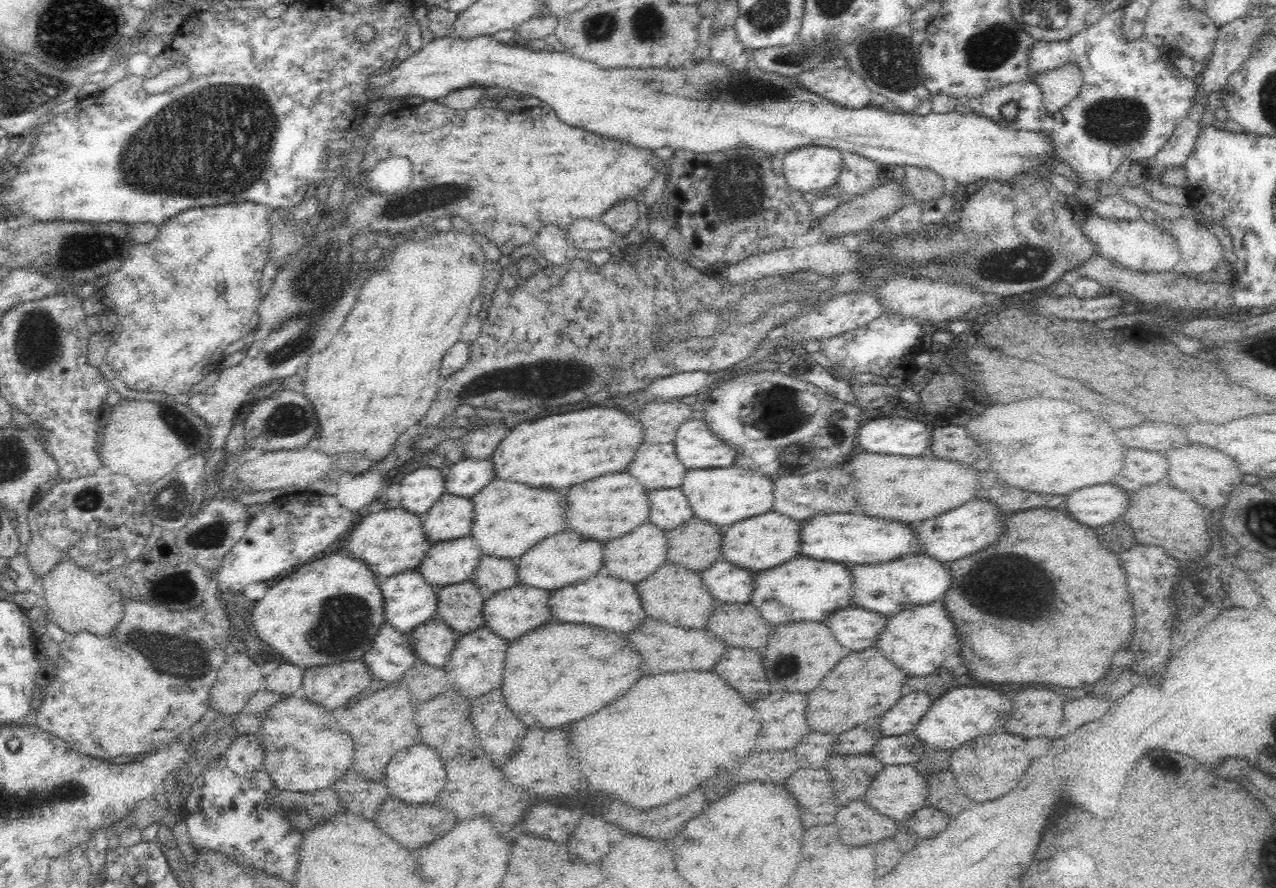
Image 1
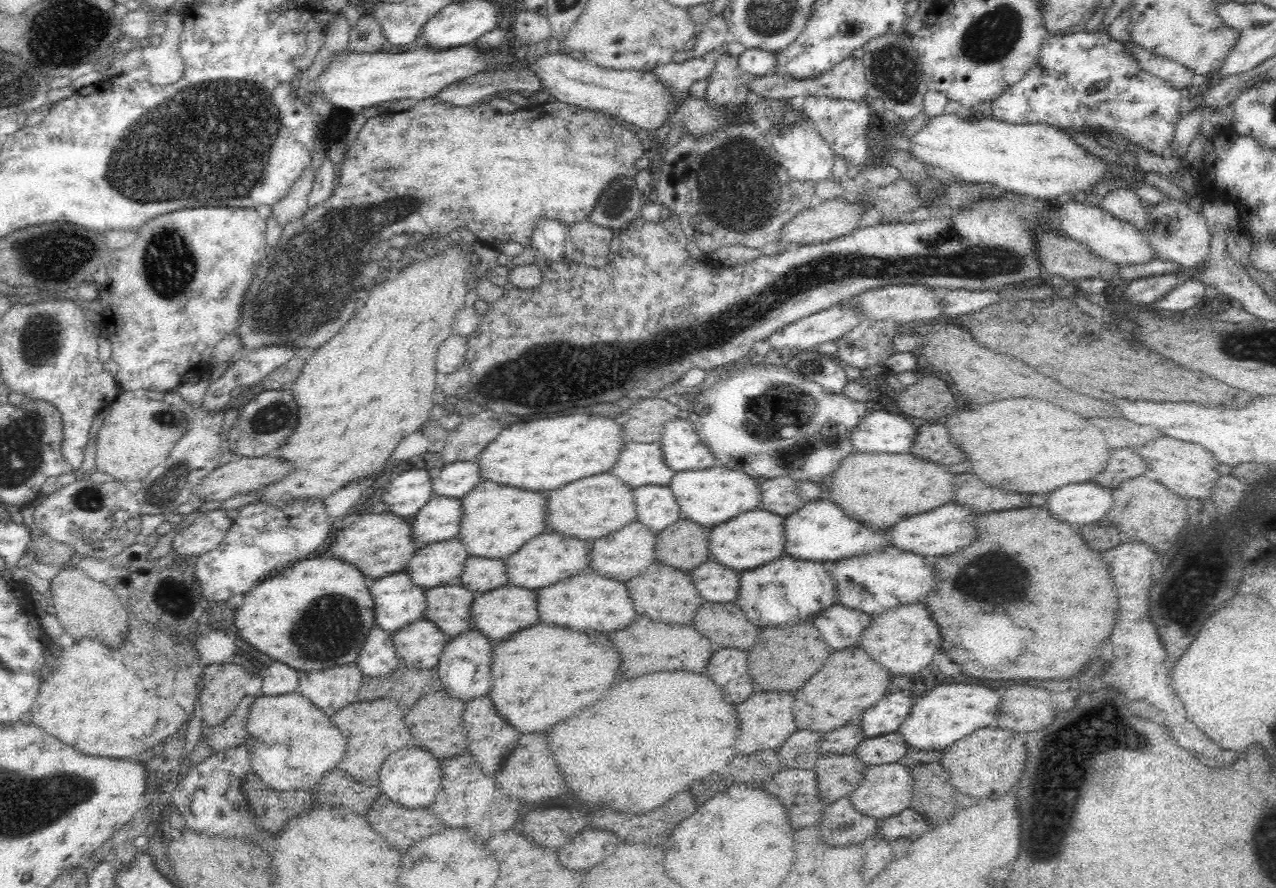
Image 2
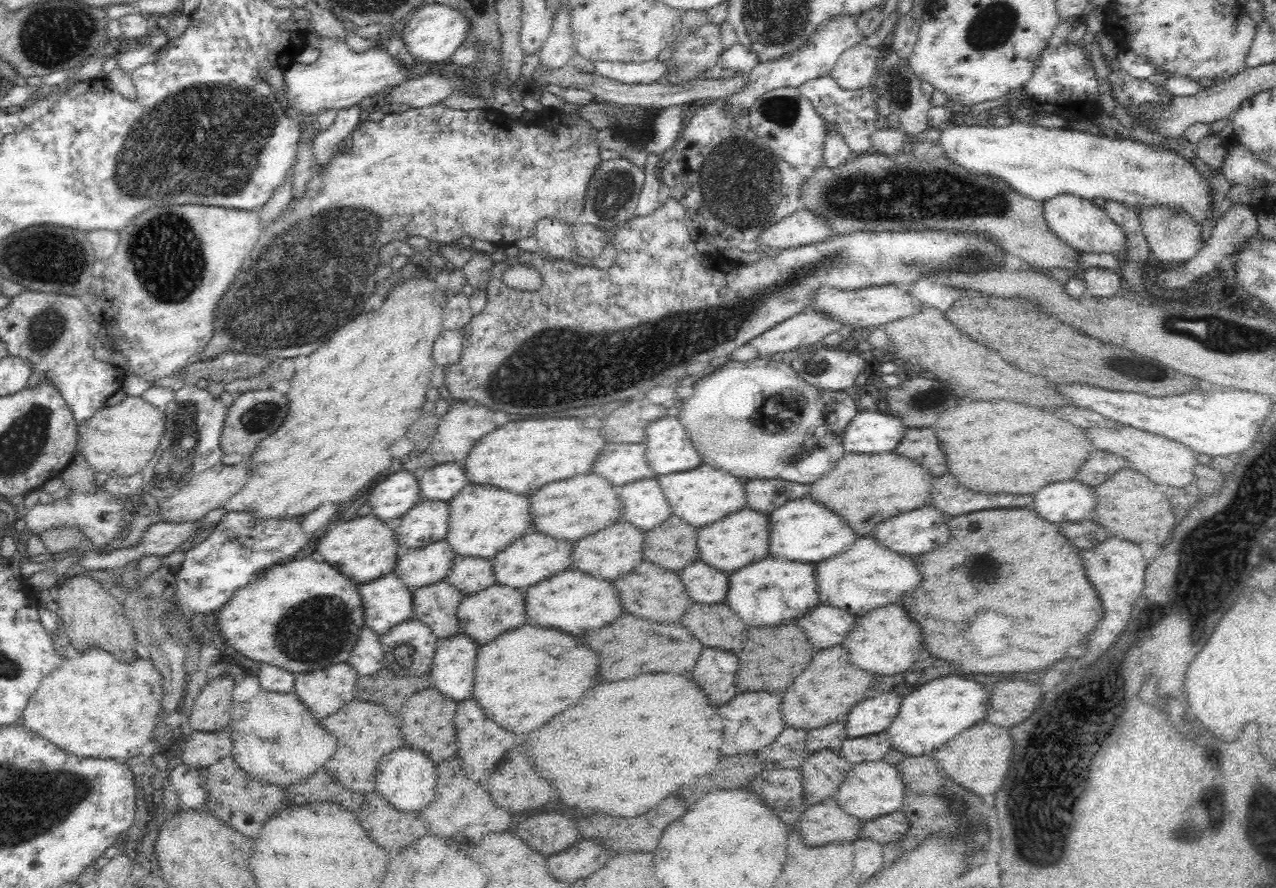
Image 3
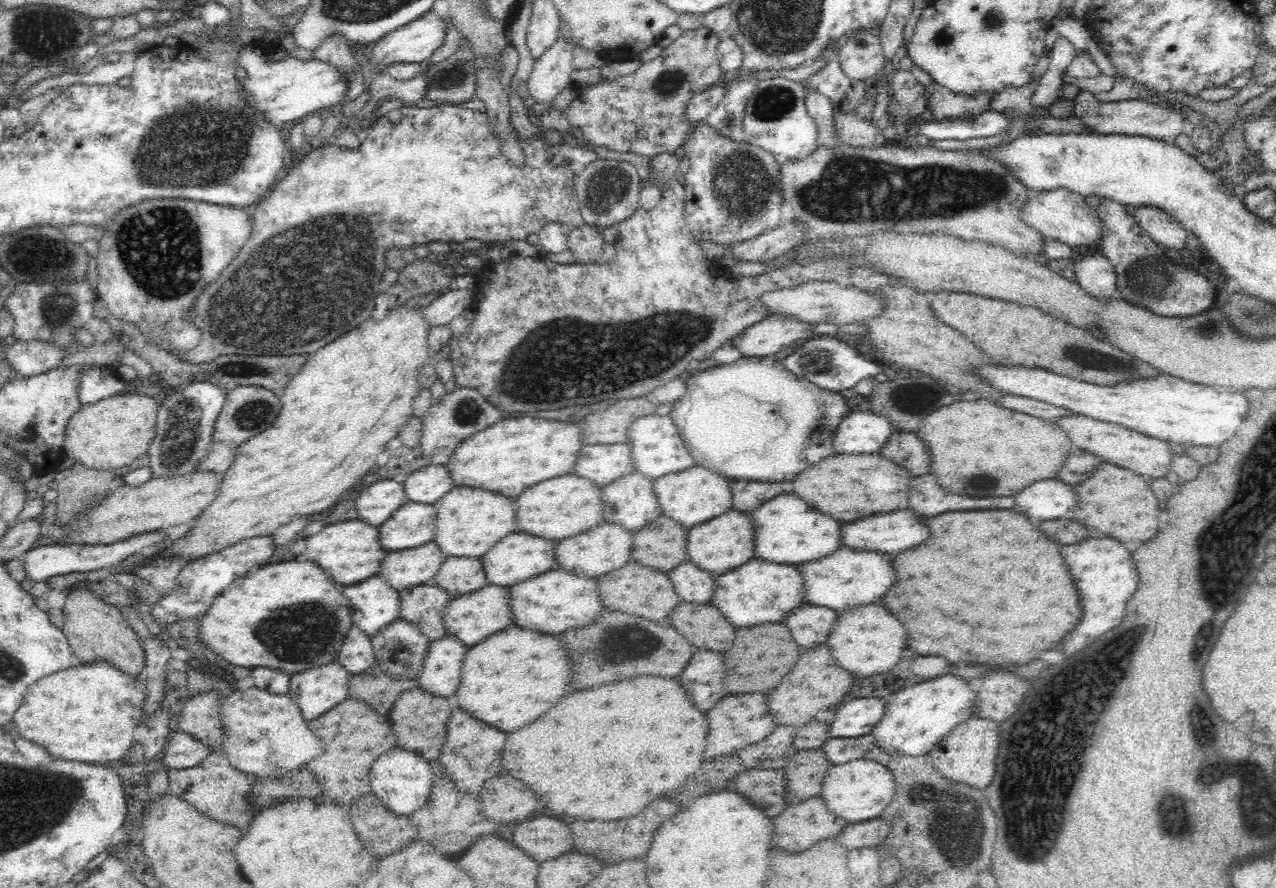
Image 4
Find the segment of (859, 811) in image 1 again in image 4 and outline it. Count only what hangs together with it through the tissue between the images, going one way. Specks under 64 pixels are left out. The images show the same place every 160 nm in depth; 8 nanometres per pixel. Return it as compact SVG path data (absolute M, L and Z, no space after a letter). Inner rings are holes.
M816 795L808 801L790 804L784 812L781 812L774 820L774 846L784 850L806 850L817 842L836 838L851 823L840 816L832 814L821 795Z

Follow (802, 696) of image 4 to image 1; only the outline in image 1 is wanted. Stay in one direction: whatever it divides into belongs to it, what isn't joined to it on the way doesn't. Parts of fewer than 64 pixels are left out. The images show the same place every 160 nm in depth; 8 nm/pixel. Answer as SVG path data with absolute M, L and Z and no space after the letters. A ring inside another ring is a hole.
M876 648L850 654L842 658L840 664L822 680L822 684L810 692L806 722L810 728L818 728L818 732L842 734L868 718L880 718L892 704L900 700L904 684L906 672L890 664L890 660L878 654Z

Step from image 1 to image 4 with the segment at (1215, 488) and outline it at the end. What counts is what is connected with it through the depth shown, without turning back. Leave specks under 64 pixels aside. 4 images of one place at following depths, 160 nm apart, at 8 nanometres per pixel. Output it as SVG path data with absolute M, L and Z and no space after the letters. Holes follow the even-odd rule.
M1085 416L1062 418L1056 422L1064 428L1066 435L1074 446L1099 456L1110 465L1122 466L1136 474L1148 474L1152 478L1162 478L1172 470L1173 458L1176 456L1171 446L1163 440L1152 438L1129 430L1119 424L1102 422Z

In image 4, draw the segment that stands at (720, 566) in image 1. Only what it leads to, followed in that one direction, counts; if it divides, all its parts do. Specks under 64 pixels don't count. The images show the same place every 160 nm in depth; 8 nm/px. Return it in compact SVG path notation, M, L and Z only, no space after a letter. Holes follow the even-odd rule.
M688 562L688 564L680 564L668 574L670 574L670 582L674 584L678 596L684 598L686 602L706 604L712 600L716 584L710 572Z

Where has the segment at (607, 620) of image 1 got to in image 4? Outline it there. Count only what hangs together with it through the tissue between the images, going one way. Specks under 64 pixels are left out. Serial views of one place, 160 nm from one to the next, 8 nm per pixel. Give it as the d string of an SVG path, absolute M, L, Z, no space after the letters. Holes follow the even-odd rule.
M564 570L544 572L538 578L530 578L508 589L510 608L516 618L516 624L528 630L560 634L560 632L566 632L570 626L574 628L574 626L592 624L602 612L602 604L600 604L600 596L594 580L572 576Z

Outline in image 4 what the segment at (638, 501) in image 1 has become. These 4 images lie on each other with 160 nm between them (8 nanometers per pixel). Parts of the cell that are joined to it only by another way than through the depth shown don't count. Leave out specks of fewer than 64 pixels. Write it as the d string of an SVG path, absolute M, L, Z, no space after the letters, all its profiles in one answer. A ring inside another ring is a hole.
M573 473L544 480L528 488L516 498L516 510L520 530L544 539L566 540L605 522L605 500L601 486Z

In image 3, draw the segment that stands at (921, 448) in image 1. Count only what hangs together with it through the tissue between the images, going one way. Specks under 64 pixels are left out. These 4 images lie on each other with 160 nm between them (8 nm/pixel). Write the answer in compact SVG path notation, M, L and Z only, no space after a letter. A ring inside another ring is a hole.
M865 410L846 427L844 450L858 454L892 452L906 436L907 430L904 423L891 414Z

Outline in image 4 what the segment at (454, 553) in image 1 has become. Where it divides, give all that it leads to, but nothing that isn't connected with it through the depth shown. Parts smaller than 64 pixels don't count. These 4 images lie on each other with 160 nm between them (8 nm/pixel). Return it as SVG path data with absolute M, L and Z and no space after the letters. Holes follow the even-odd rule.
M434 541L416 548L388 552L379 575L397 591L426 585L447 557Z

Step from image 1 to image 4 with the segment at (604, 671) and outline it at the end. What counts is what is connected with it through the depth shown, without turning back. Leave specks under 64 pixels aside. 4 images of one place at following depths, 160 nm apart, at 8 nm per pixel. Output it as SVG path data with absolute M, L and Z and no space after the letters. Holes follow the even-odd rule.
M506 628L468 650L456 698L458 706L468 714L502 732L514 732L554 708L564 696L570 676L572 668L566 650L556 636L524 628Z

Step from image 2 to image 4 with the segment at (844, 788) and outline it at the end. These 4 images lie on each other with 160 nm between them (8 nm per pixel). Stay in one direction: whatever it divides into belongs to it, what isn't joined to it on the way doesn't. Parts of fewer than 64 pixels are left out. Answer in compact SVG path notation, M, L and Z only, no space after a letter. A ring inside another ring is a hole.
M821 748L800 750L786 765L786 802L797 805L820 795L824 778L833 766Z

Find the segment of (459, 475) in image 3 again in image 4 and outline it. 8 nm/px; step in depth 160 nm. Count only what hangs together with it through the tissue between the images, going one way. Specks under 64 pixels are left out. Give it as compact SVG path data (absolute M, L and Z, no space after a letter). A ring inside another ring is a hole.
M424 466L418 472L408 475L403 482L407 498L416 503L435 505L455 486L448 466Z

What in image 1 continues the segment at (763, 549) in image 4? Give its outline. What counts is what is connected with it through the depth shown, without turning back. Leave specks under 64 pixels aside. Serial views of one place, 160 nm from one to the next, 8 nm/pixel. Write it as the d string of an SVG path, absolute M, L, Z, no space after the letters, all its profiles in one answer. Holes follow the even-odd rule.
M830 514L830 516L814 516L802 526L802 554L816 560L880 564L902 556L916 556L922 550L914 536L914 530L894 520L854 514Z

